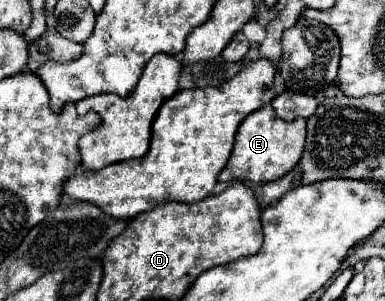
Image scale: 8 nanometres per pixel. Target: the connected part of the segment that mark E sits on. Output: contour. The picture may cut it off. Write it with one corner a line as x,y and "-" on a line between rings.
263,106
255,112
251,112
239,126
237,136
235,136
235,146
233,152
229,156
227,166
223,168
223,172
219,174
219,182
231,182
231,180
253,180
253,182
271,182
281,178
283,174
287,174
301,158
305,146
305,118
295,118
293,122
285,122
281,118
277,118
277,114
273,112
271,106

